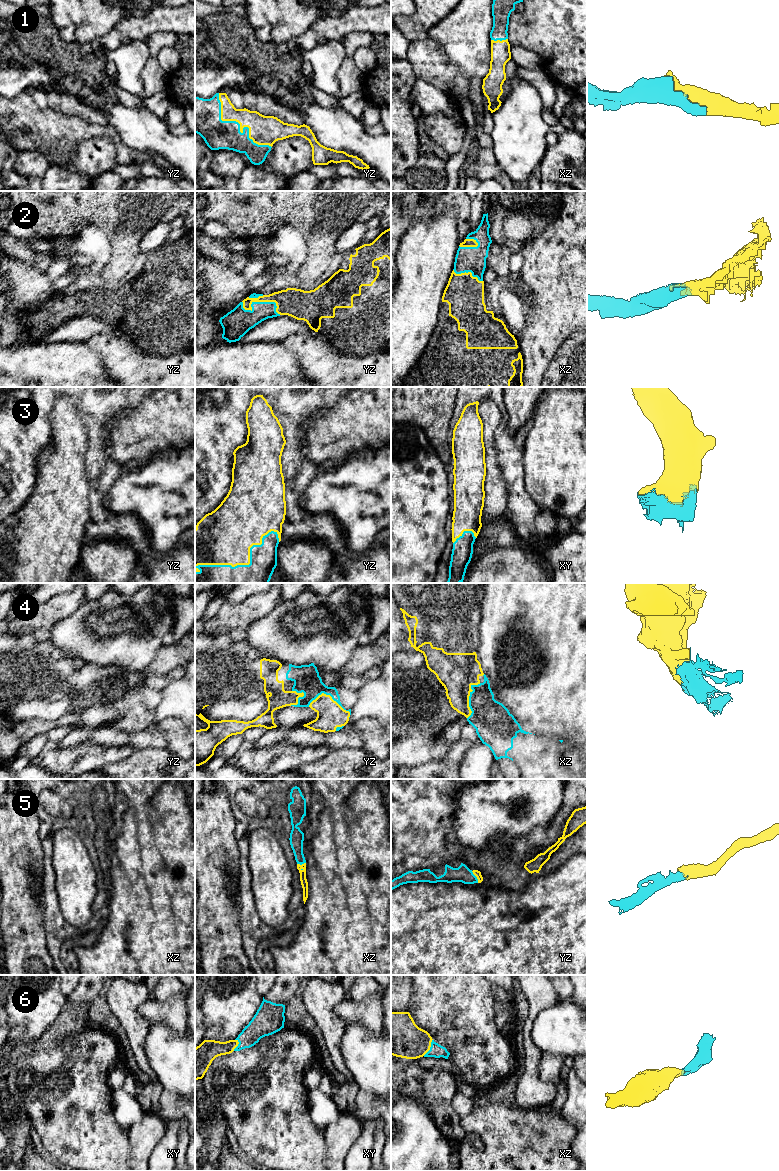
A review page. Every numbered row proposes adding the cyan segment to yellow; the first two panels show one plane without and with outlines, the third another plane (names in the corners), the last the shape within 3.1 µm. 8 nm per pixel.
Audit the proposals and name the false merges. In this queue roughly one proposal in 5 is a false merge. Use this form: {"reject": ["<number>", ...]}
{"reject": []}

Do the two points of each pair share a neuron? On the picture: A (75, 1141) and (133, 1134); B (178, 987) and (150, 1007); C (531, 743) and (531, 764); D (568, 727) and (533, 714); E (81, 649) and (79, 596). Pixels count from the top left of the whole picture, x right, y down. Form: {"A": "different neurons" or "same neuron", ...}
{"A": "different neurons", "B": "different neurons", "C": "same neuron", "D": "same neuron", "E": "different neurons"}

